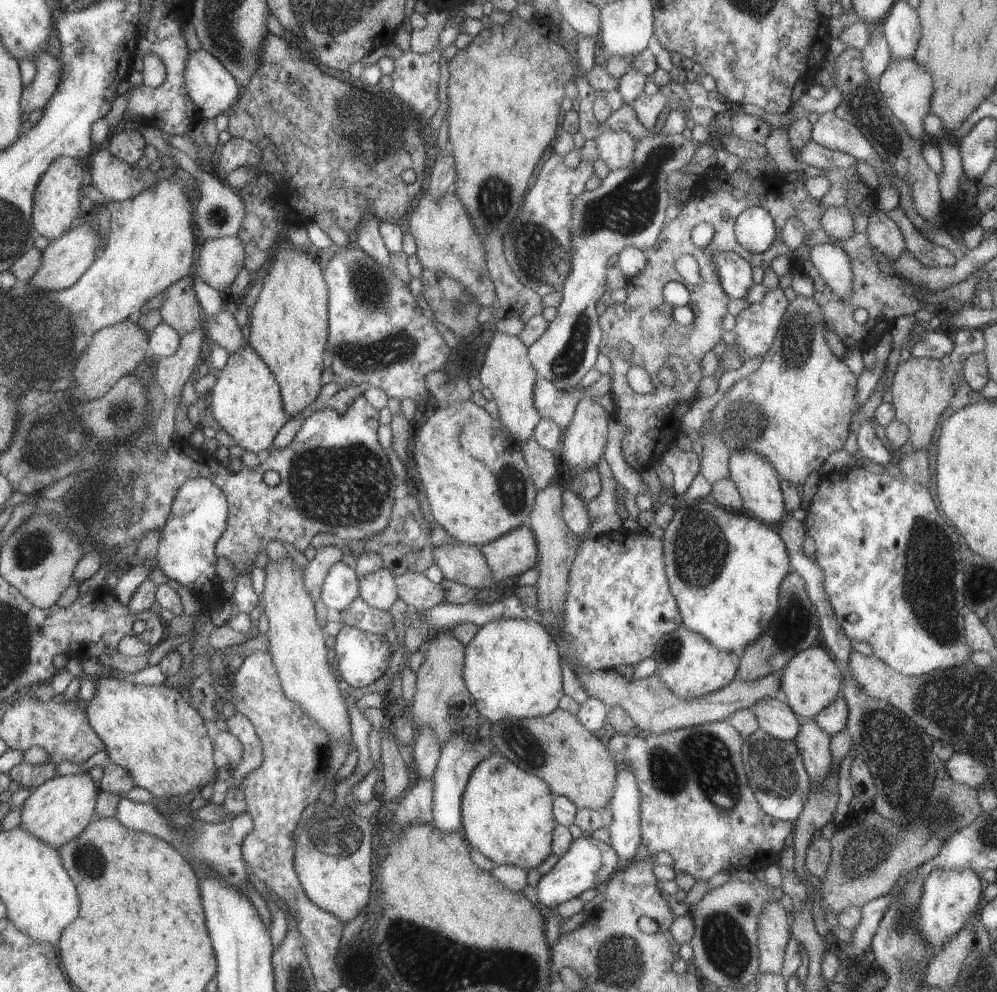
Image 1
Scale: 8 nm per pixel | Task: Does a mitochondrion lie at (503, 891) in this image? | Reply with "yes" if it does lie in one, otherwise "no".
no

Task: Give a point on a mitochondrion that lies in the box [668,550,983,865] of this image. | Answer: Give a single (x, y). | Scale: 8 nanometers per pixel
(893, 746)

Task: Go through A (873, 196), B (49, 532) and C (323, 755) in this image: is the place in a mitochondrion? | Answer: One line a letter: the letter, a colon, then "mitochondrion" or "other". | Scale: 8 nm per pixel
A: other
B: mitochondrion
C: other

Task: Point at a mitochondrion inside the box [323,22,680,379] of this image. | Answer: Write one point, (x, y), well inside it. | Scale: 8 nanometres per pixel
(372, 134)

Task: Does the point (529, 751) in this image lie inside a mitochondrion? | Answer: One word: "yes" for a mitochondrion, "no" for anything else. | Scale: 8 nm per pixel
yes

